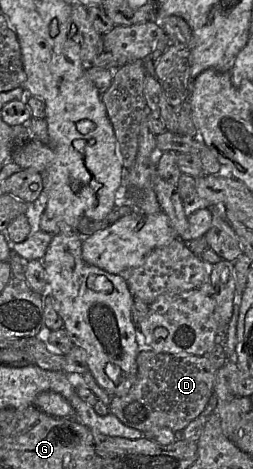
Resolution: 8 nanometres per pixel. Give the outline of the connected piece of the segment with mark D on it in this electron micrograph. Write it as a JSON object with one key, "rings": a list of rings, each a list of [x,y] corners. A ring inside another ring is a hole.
{"rings":[[[142,350],[137,357],[136,379],[127,394],[112,396],[110,412],[143,434],[160,428],[182,432],[205,409],[214,391],[217,370],[207,356],[176,356]]]}

